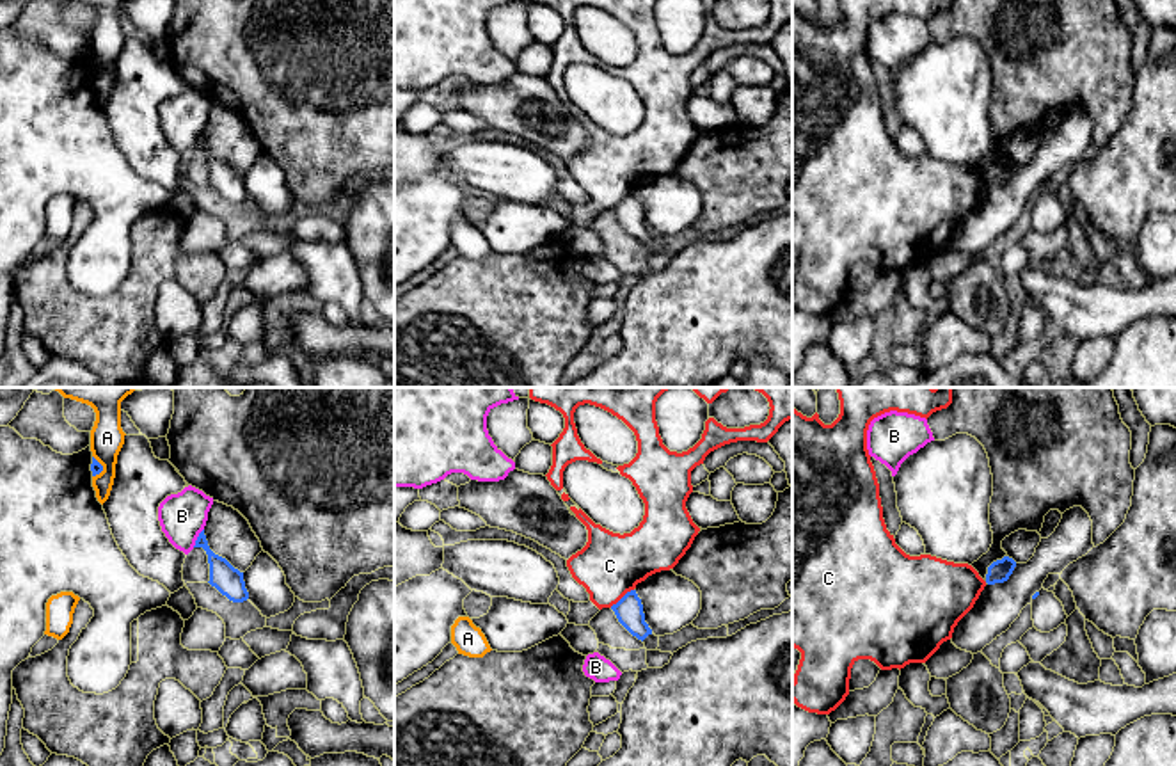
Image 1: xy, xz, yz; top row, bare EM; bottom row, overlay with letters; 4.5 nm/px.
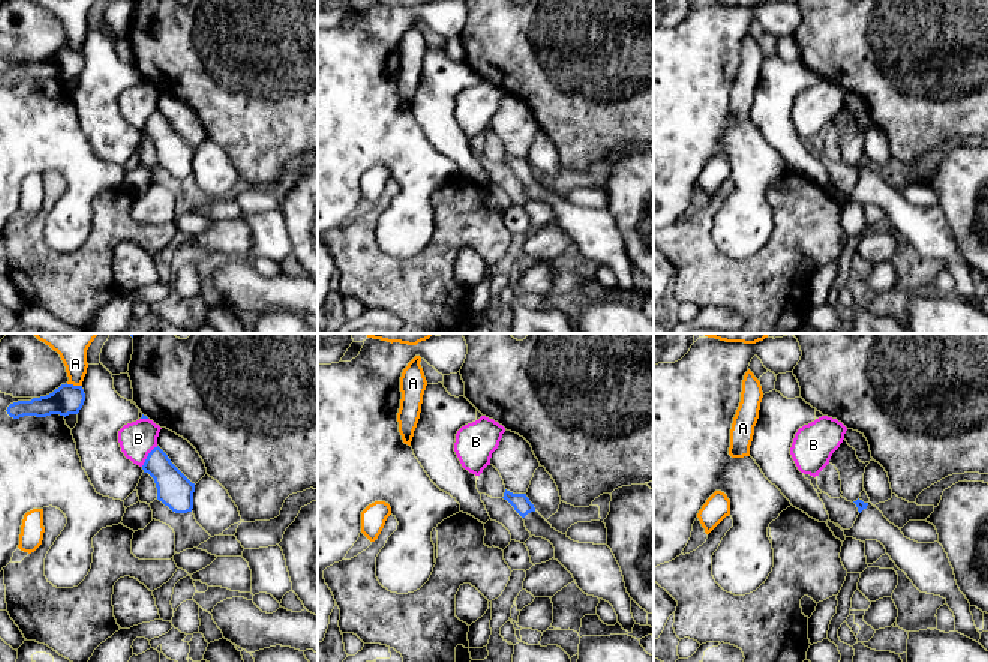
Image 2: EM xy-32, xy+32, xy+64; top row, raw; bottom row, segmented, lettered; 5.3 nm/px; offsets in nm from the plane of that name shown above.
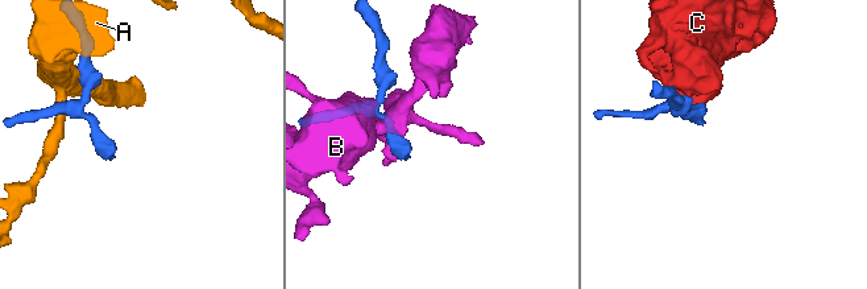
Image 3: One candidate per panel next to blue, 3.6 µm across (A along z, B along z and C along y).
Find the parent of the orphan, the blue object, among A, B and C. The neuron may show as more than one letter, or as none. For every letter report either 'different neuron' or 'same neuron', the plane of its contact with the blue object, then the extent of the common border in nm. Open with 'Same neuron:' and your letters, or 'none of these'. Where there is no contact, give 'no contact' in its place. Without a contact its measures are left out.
Same neuron: none of these
A: different neuron; meets blue in xy; contact 100 nm long
B: different neuron; meets blue in xy; contact 100 nm long
C: different neuron; meets blue in xz; contact 140 nm long

